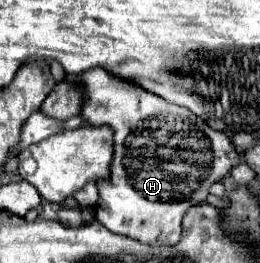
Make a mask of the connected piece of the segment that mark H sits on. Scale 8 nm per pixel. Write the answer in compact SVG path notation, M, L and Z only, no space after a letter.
M101 67L67 77L85 85L87 101L83 105L81 117L93 127L109 125L115 131L111 179L97 183L101 199L95 207L95 219L101 221L107 229L129 235L147 245L175 245L181 237L183 215L191 207L205 203L209 187L219 179L229 177L231 169L243 161L243 153L237 151L229 135L213 131L201 117L191 113L187 107L179 107L161 99L159 95L151 95L151 91L145 91L143 87L137 87L127 79L117 79L117 75L109 75L109 71Z

